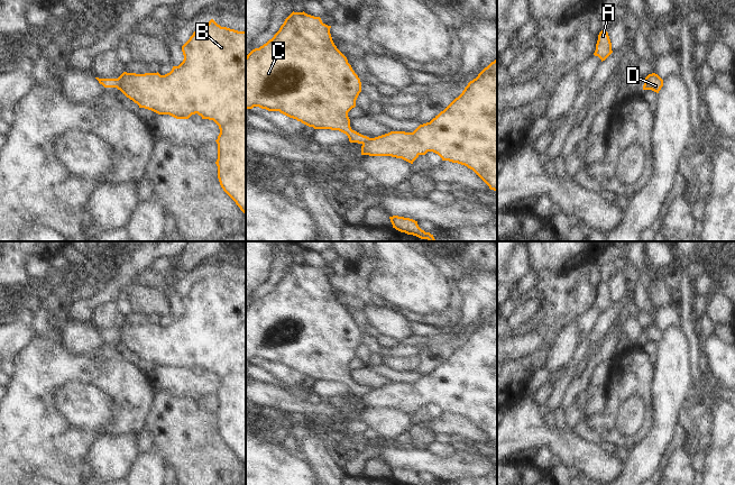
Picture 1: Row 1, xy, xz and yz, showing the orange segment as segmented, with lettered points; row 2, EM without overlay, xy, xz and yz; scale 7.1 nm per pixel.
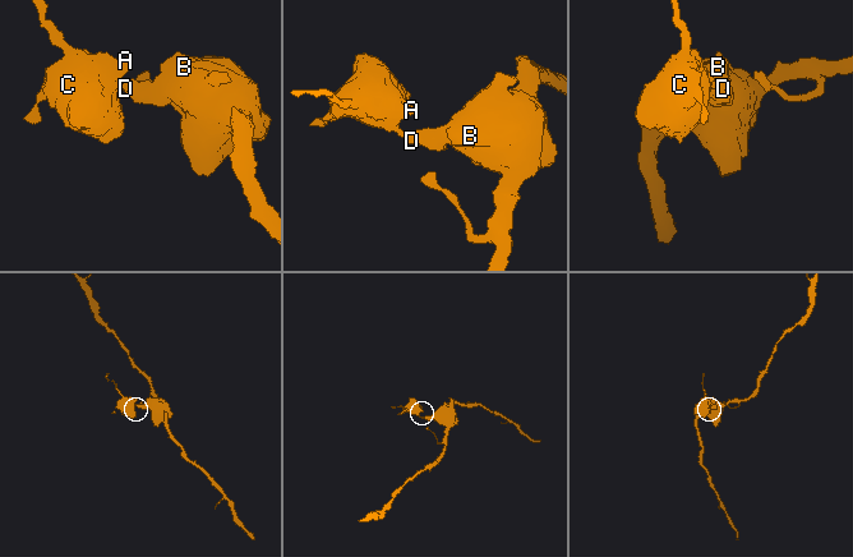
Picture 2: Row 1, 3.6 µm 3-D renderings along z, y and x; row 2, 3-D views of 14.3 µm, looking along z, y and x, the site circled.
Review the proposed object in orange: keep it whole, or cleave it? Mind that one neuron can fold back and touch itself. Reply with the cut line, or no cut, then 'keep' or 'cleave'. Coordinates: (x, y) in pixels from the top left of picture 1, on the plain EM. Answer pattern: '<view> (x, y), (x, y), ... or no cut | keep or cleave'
xy (118, 330), (118, 335), (115, 338) | cleave

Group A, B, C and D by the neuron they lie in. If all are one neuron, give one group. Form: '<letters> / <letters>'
A C / B D

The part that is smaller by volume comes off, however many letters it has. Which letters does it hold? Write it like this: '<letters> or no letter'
A, C

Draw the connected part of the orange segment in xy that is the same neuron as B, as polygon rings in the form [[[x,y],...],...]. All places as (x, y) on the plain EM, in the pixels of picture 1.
[[[213,271],[196,283],[182,298],[183,313],[173,318],[165,327],[157,324],[127,324],[119,329],[117,340],[139,357],[158,366],[169,366],[176,370],[189,370],[197,365],[202,370],[213,372],[220,381],[218,391],[218,430],[223,442],[246,466],[246,283],[221,278]]]

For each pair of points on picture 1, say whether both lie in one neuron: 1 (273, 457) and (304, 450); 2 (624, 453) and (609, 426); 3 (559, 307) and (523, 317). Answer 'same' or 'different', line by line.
1: different
2: different
3: different

